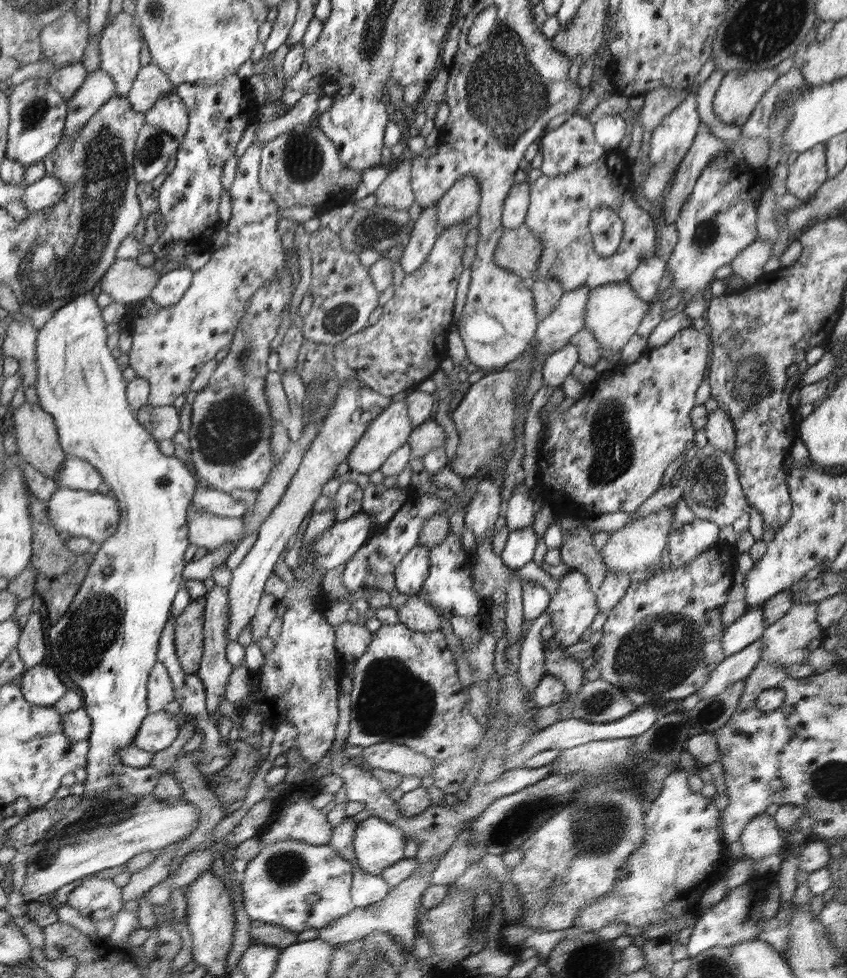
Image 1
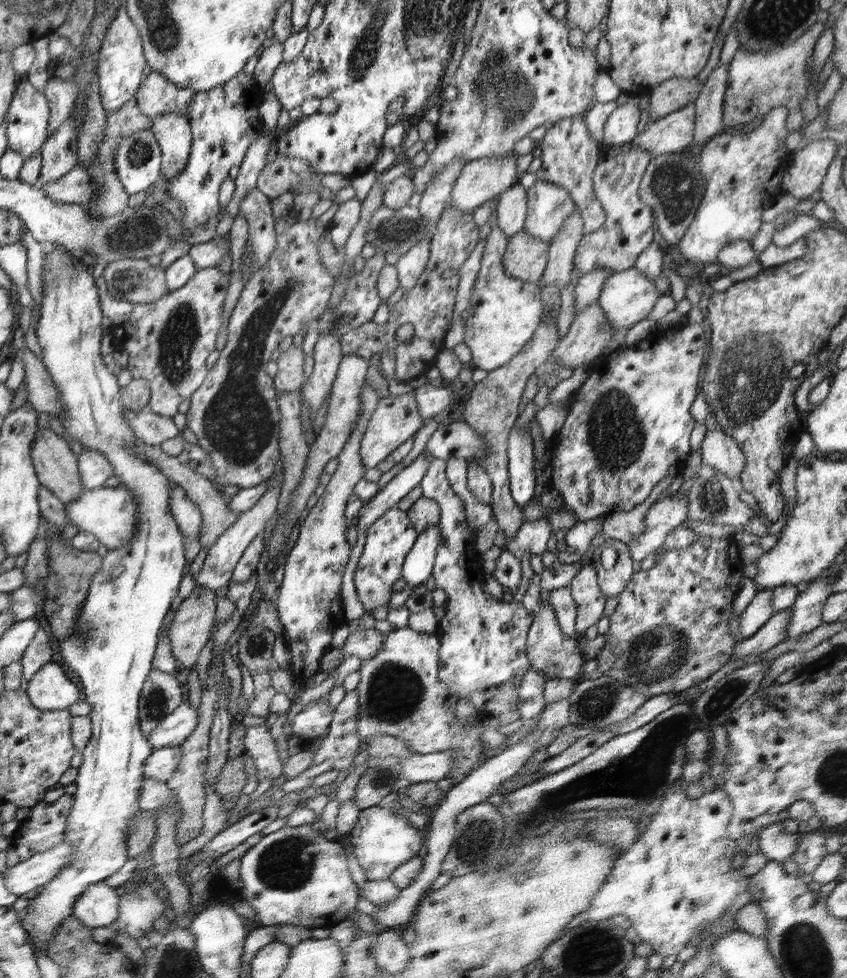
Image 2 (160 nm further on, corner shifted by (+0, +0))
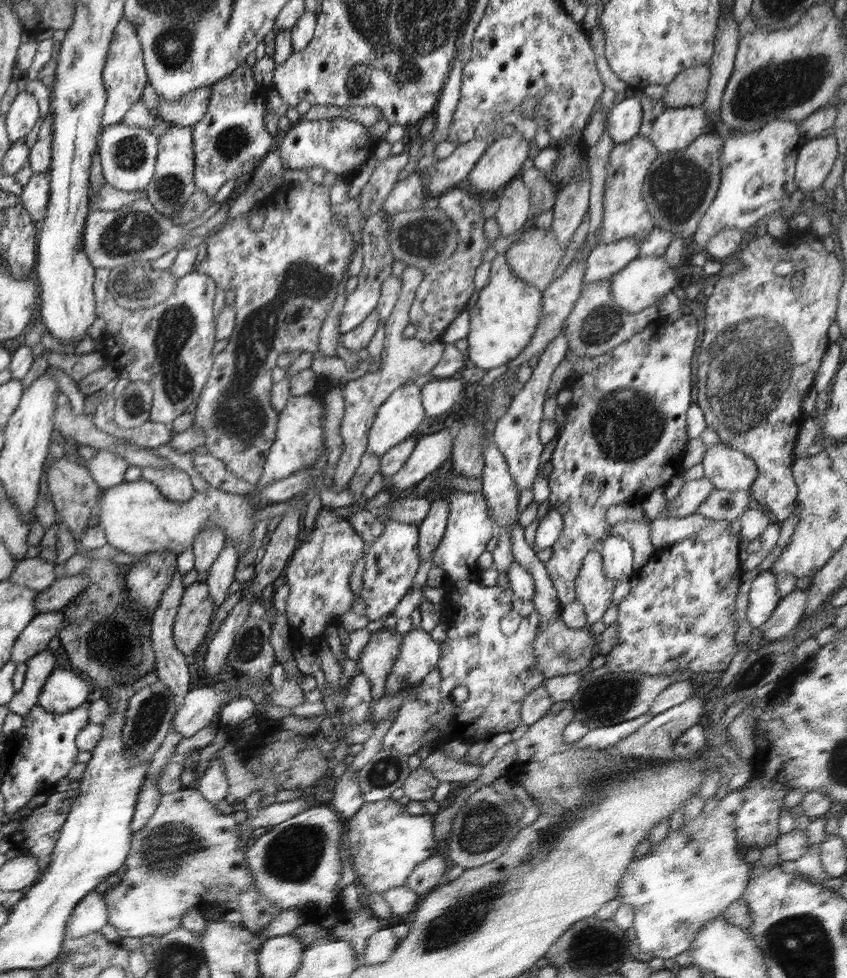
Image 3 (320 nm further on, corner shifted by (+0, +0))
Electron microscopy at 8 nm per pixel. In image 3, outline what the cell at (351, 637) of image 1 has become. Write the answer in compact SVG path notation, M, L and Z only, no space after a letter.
M382 628L381 631L378 633L374 633L369 638L369 641L363 648L363 651L360 654L360 668L361 672L368 680L371 682L371 697L373 698L372 706L371 706L371 713L372 713L372 707L374 707L374 700L378 700L383 695L383 689L385 688L385 682L387 679L387 676L390 674L391 668L393 667L394 661L396 660L396 657L398 656L401 642L402 642L403 634L398 633L396 629L387 629Z

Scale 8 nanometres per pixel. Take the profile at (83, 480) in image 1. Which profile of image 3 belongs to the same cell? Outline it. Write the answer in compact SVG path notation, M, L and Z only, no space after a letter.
M98 451L91 460L87 460L87 467L93 479L102 489L112 488L124 482L123 474L128 470L129 461L114 452Z

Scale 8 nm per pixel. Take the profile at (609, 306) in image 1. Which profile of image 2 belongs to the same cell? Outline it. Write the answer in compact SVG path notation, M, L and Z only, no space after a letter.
M636 267L612 273L605 281L598 298L602 314L608 319L610 330L622 330L647 318L663 294L656 289L655 281L642 274Z

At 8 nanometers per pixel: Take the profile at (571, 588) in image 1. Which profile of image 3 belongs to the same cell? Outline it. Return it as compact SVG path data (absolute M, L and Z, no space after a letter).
M592 548L582 561L576 576L576 601L583 604L590 625L602 621L602 616L613 602L614 580L606 578L600 548Z

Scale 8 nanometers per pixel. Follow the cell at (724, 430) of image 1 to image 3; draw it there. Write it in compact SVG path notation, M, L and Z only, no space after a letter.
M722 442L707 448L702 464L705 476L713 482L715 488L730 492L746 490L750 493L759 473L752 459Z

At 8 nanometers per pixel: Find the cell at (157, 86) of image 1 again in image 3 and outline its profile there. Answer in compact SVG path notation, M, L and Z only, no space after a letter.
M202 87L174 101L164 101L158 97L157 116L173 126L192 127L206 114L210 95L210 88Z

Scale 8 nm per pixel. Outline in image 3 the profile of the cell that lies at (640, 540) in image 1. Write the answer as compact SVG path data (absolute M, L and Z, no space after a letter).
M706 476L698 480L687 481L680 489L676 501L670 507L669 517L684 518L696 513L698 506L710 496L714 488L713 482Z

